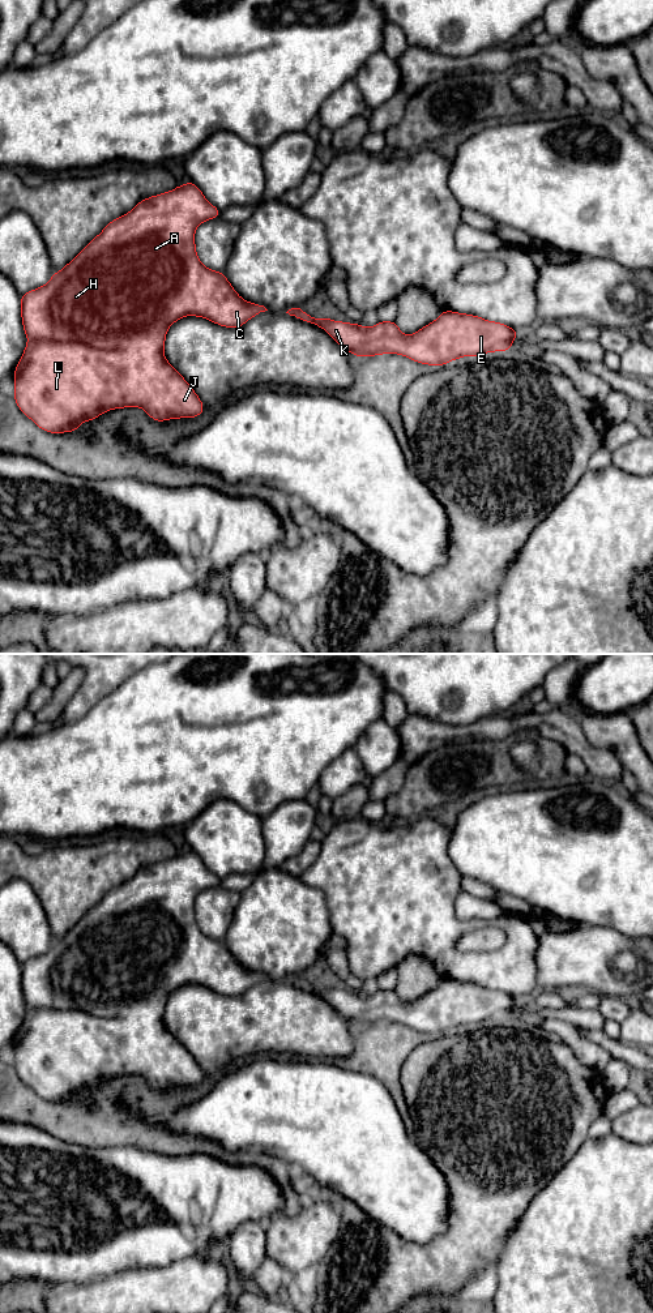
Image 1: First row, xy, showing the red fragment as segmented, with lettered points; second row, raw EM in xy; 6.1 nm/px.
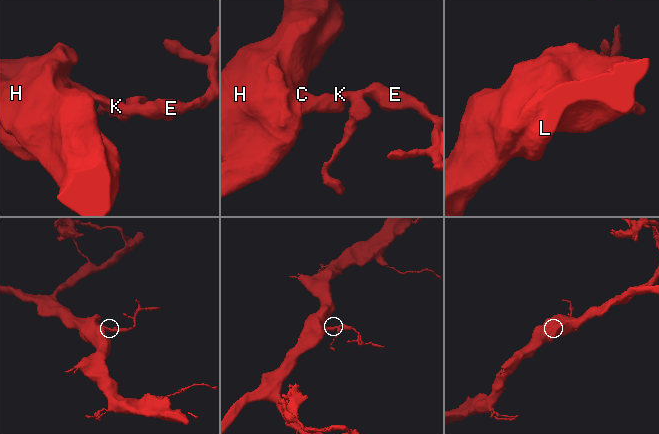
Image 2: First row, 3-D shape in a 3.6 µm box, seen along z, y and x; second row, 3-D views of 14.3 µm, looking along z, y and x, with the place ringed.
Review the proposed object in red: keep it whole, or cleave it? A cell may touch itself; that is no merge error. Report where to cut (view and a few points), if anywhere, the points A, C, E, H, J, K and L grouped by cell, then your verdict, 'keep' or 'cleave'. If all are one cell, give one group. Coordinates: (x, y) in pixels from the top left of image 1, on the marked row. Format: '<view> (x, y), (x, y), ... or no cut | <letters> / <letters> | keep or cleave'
no cut | A C E H J K L | keep

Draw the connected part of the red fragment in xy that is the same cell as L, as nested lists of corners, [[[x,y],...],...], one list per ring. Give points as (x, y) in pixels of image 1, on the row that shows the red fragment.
[[[191,181],[148,197],[129,213],[111,221],[44,286],[21,295],[27,345],[13,375],[13,397],[18,409],[40,429],[72,433],[81,423],[125,407],[144,409],[155,422],[191,419],[204,412],[204,403],[196,392],[165,356],[168,328],[182,317],[196,316],[235,329],[268,311],[240,298],[222,271],[208,269],[197,257],[196,228],[205,221],[218,218],[219,213]]]

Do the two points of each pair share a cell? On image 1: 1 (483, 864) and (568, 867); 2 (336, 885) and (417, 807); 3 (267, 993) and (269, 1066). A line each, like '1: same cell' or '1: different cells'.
1: same cell
2: different cells
3: different cells

